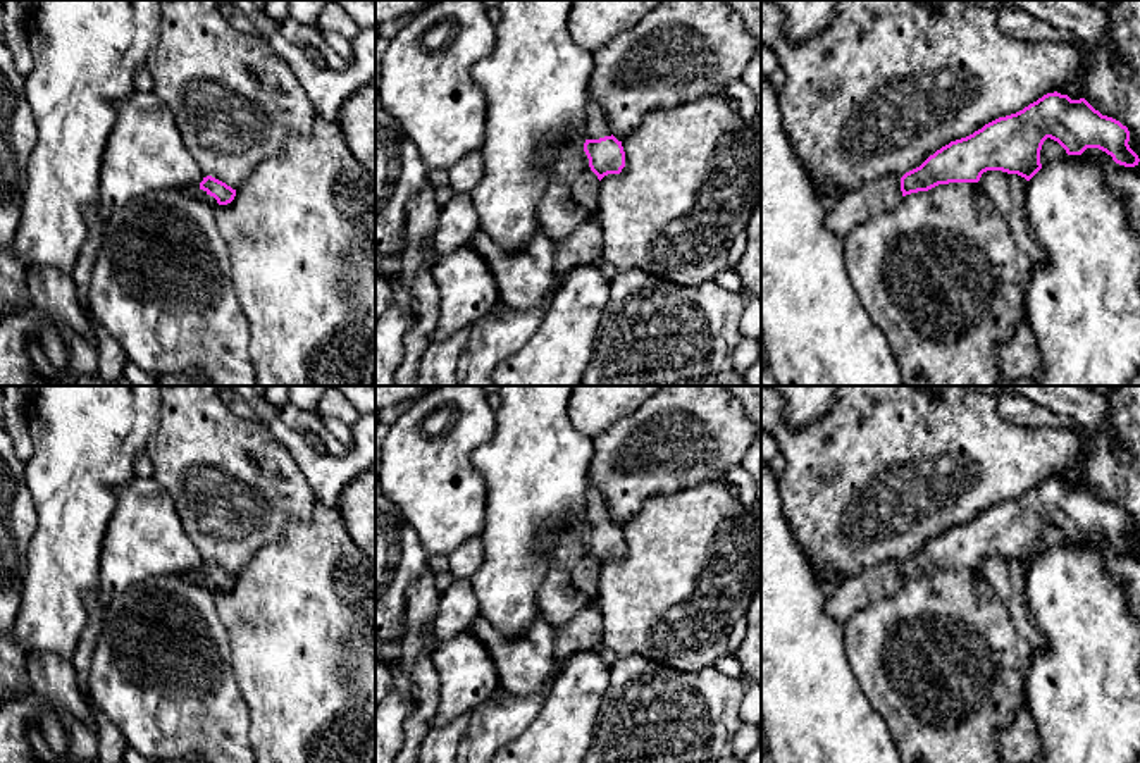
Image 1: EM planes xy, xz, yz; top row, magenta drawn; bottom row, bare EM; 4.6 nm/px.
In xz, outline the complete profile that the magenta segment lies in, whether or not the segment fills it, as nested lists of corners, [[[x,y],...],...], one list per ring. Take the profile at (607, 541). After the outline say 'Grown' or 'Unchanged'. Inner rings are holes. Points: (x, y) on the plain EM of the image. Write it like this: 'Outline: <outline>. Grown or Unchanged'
Outline: [[[587,486],[584,524],[589,553],[599,567],[608,560],[622,558],[625,553],[622,527],[611,520],[608,503],[594,486]]]. Grown

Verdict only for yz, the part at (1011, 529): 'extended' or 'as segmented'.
extended

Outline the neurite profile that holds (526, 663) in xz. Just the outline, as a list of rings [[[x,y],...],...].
[[[479,615],[468,632],[486,646],[498,670],[499,689],[506,694],[534,694],[558,673],[555,627],[546,620],[536,620],[518,637],[506,637]]]

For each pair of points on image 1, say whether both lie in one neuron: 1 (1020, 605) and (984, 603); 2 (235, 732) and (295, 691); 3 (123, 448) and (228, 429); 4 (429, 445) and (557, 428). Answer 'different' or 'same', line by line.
1: different
2: different
3: different
4: different

